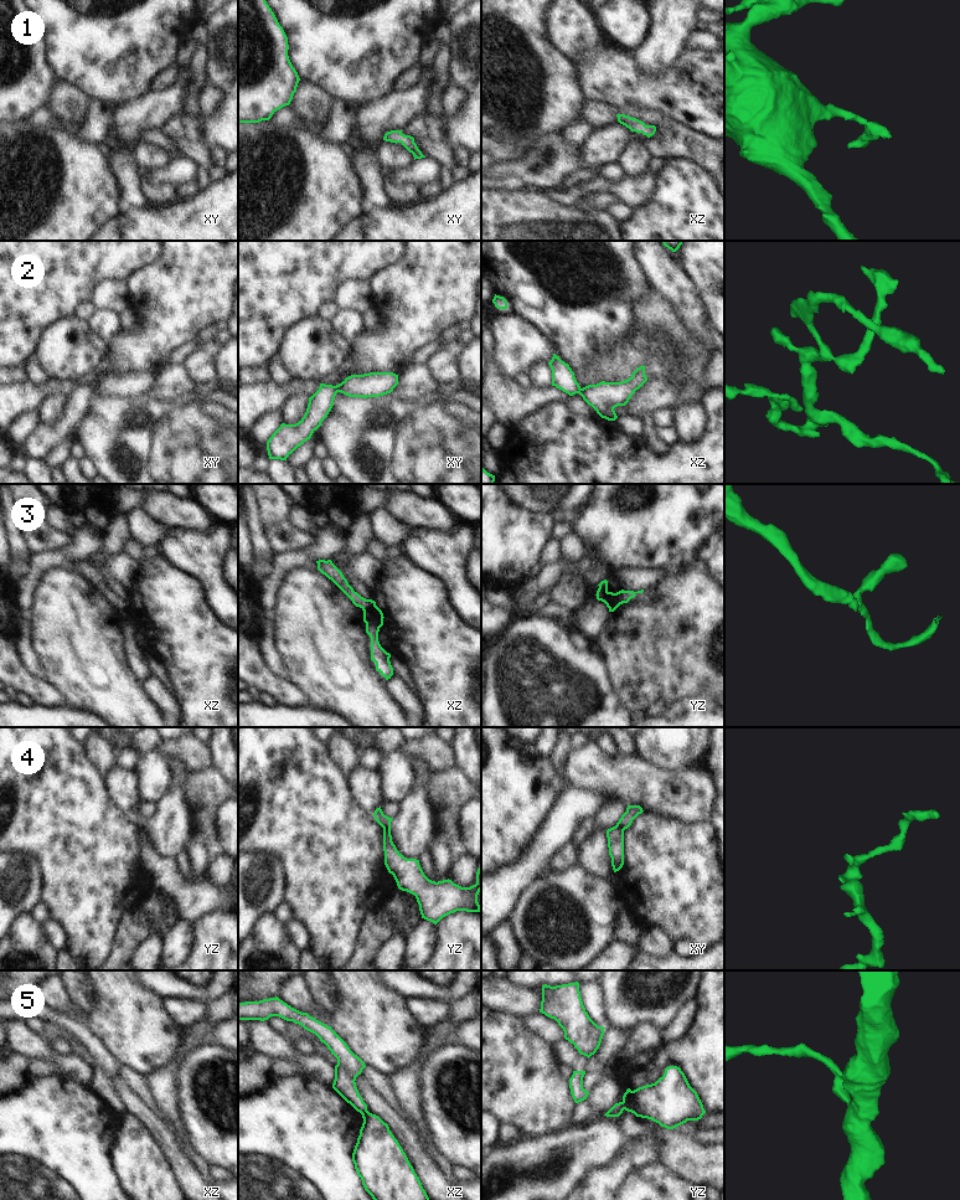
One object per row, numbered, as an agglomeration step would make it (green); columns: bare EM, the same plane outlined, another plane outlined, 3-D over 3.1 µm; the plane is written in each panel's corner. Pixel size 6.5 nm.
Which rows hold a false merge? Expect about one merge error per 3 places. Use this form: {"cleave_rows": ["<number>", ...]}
{"cleave_rows": ["2", "3", "4", "5"]}

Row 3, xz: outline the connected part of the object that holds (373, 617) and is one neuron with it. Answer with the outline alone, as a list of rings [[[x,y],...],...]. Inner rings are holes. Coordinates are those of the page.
[[[376,604],[363,612],[366,633],[371,638],[371,660],[376,663],[376,670],[388,680],[393,675],[393,668],[389,661],[391,654],[378,642],[378,632],[383,625],[383,618],[382,611]]]

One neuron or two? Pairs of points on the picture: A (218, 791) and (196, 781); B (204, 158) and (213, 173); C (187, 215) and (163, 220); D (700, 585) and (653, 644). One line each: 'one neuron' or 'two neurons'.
A: one neuron
B: two neurons
C: one neuron
D: one neuron

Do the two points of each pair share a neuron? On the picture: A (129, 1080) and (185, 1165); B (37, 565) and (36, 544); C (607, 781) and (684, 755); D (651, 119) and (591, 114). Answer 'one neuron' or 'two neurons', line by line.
A: two neurons
B: two neurons
C: two neurons
D: one neuron

